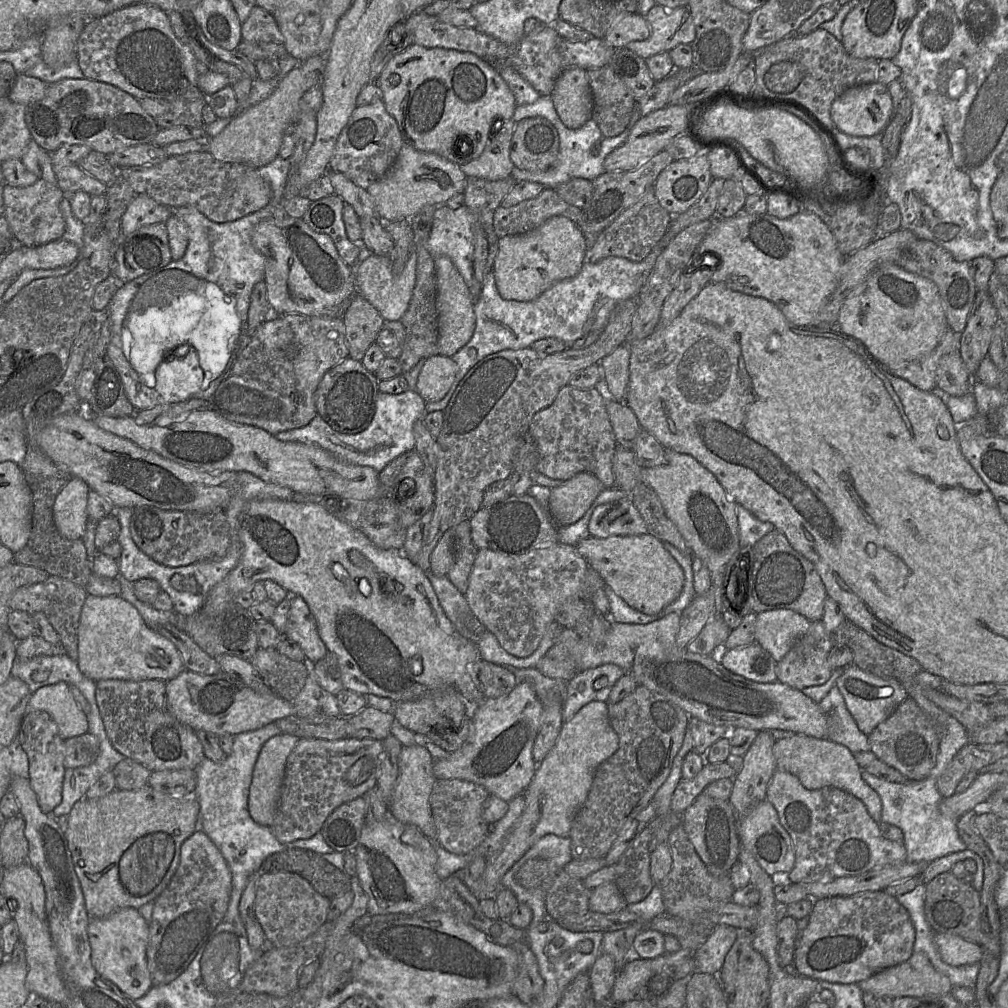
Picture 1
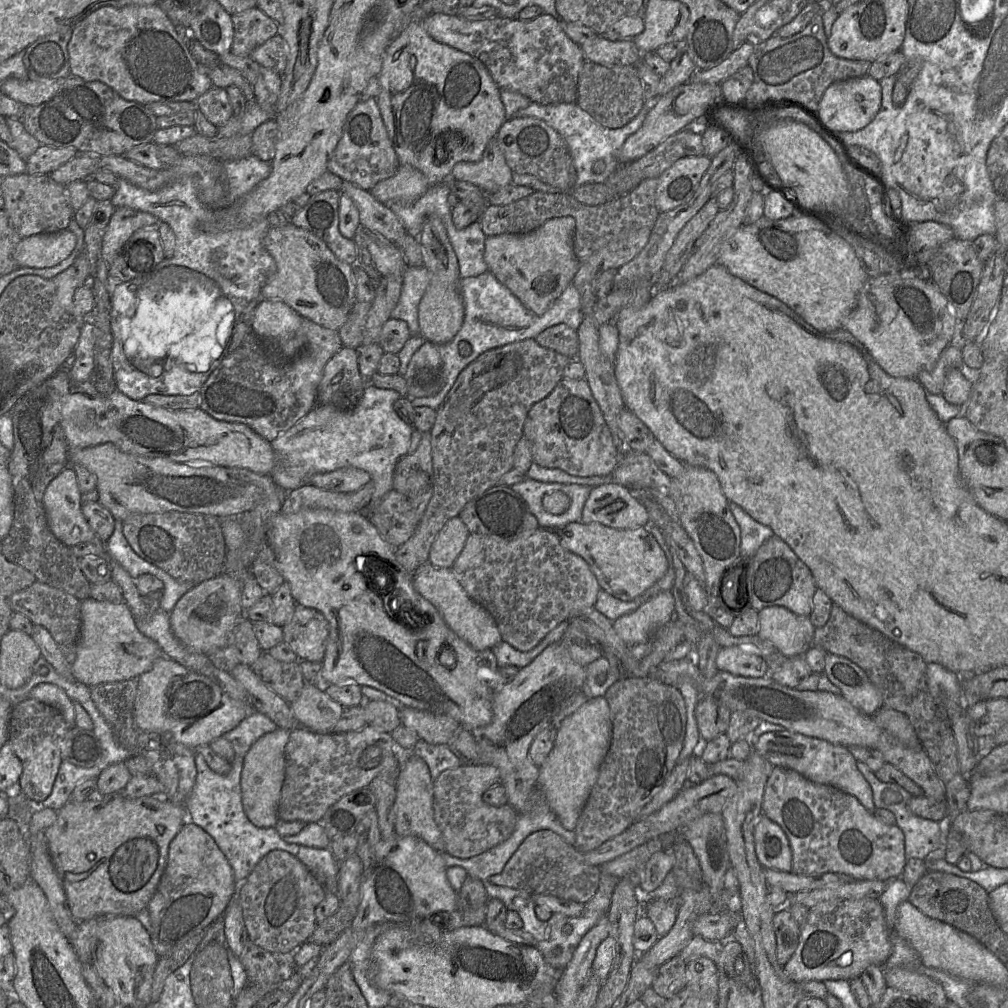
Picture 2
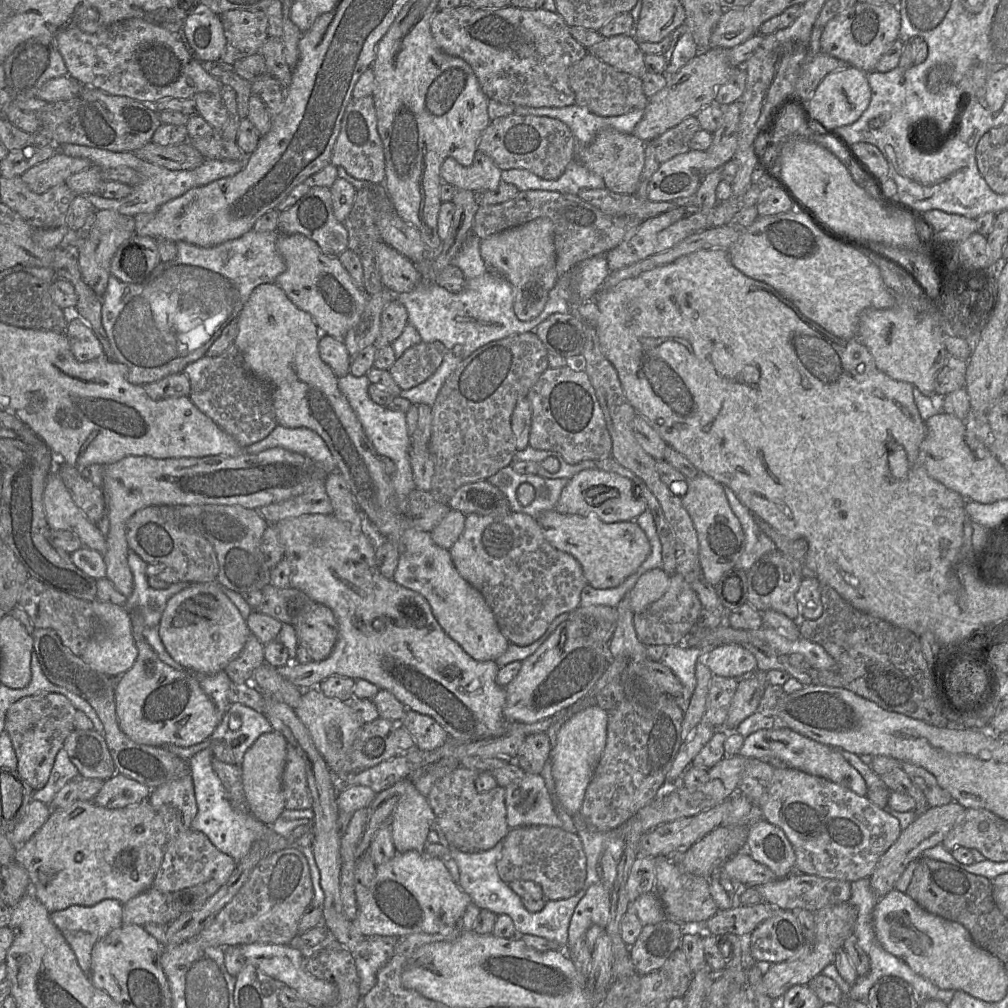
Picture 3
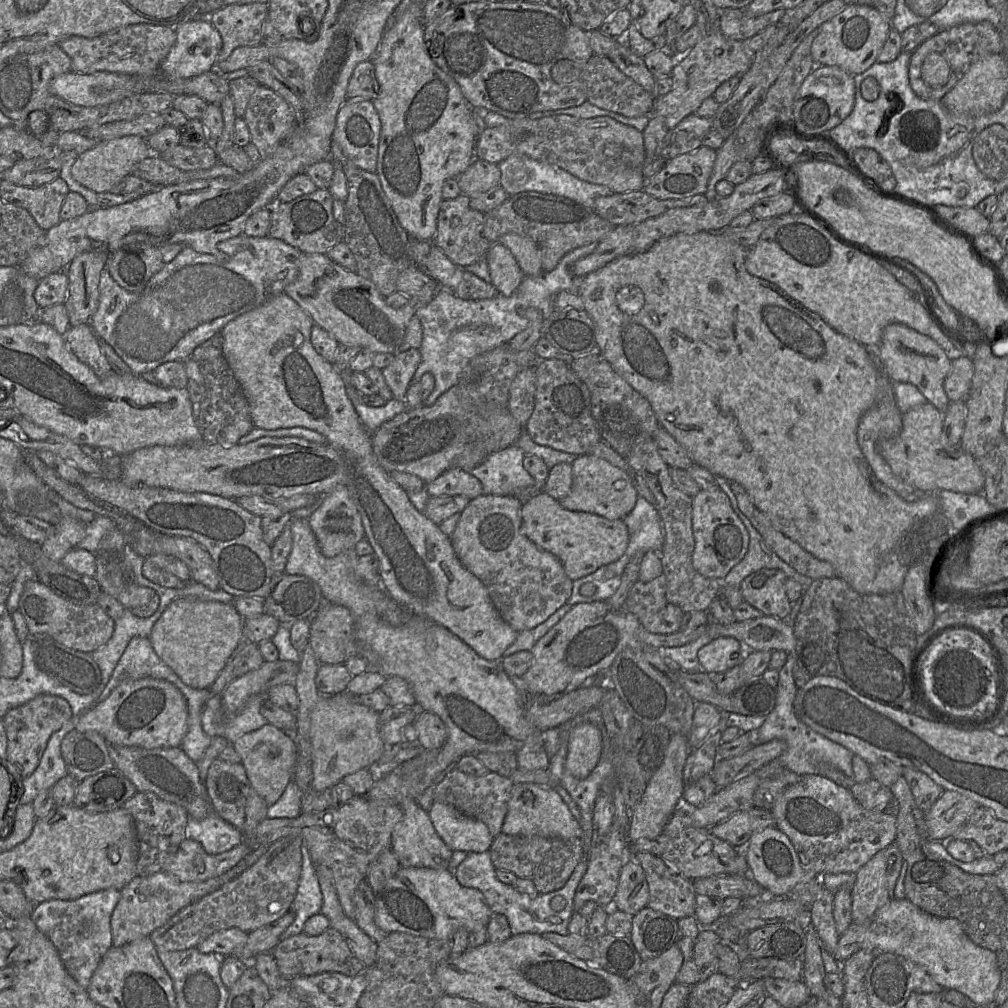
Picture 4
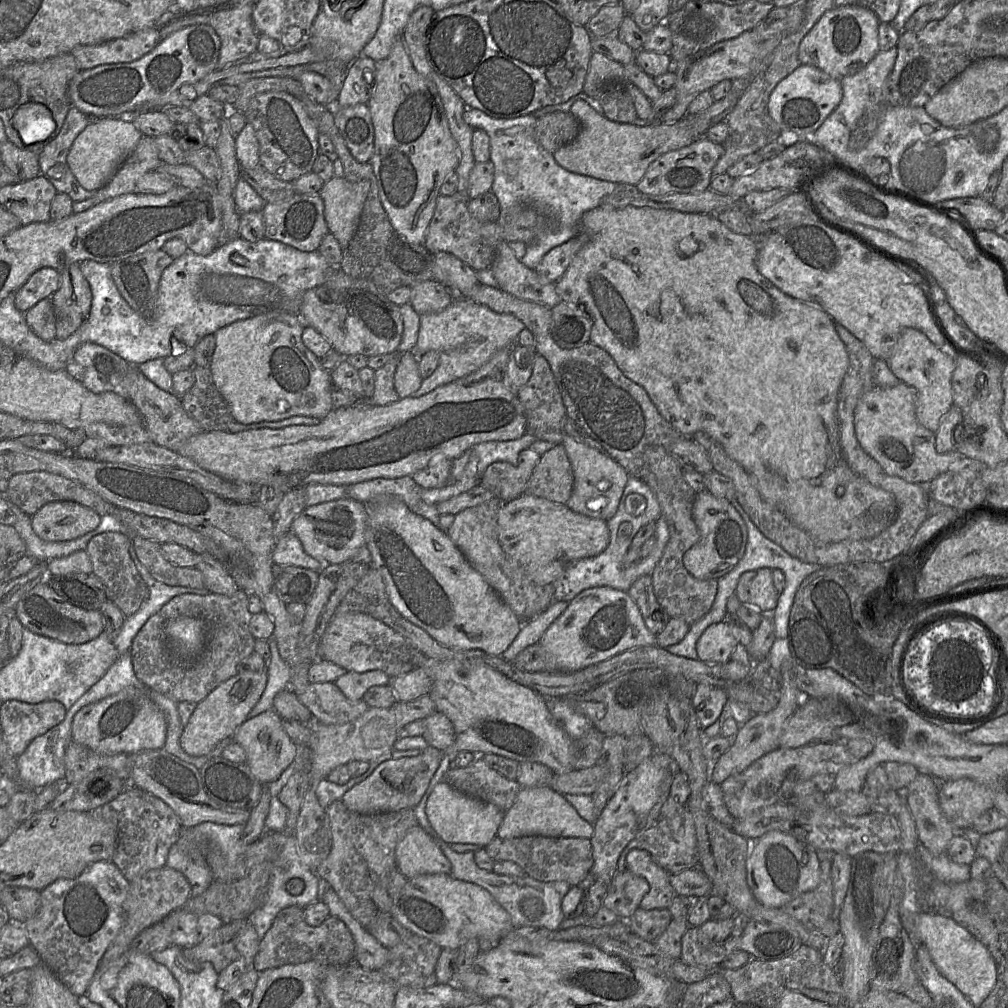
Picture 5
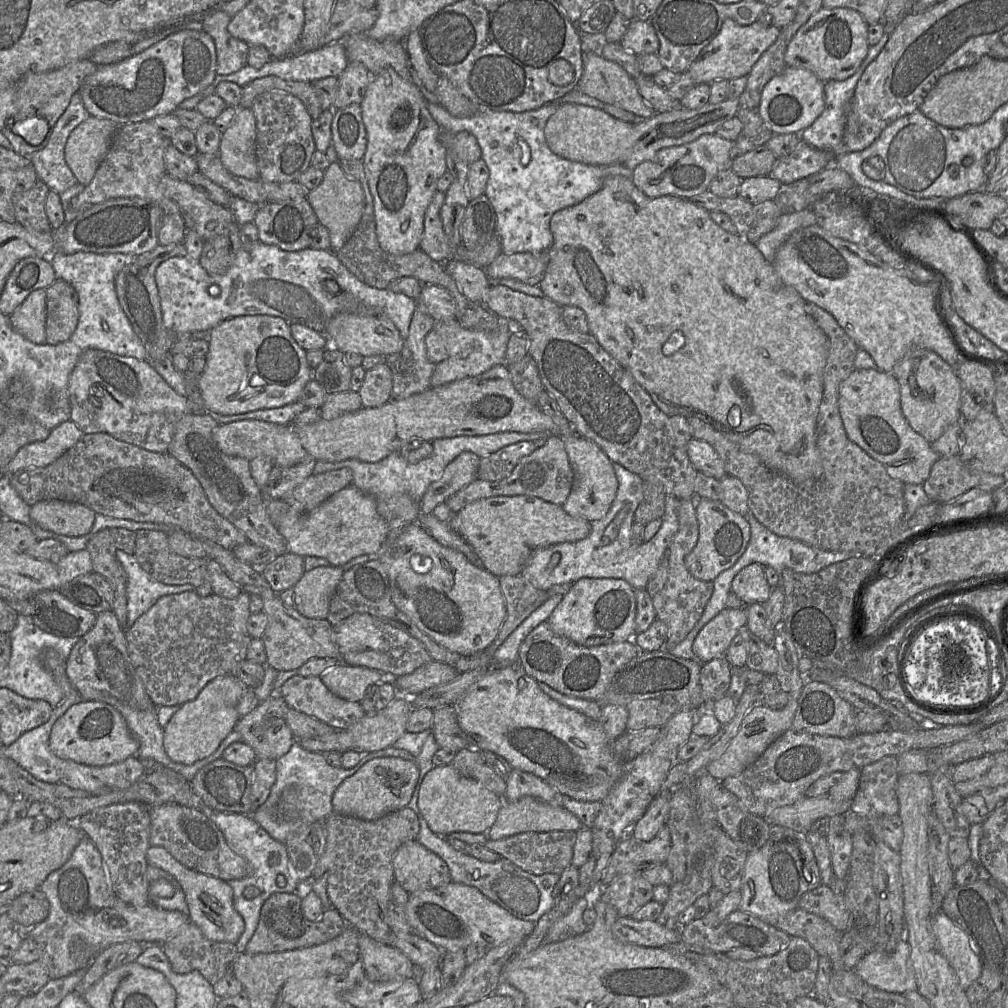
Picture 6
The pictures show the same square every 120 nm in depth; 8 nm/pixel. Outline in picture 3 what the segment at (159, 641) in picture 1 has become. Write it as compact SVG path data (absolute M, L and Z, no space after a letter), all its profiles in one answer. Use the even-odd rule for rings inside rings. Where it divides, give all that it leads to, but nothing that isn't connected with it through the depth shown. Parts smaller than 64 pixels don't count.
M97 599L91 602L92 609L100 621L99 630L92 636L81 658L92 669L110 677L122 676L135 663L138 649L132 633L131 616L124 605L117 605Z

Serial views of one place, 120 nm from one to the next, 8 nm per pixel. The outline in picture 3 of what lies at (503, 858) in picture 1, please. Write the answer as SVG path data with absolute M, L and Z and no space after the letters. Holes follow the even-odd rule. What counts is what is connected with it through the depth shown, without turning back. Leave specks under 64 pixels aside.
M598 705L587 707L569 717L561 726L556 744L551 749L552 776L555 782L556 794L563 808L568 814L574 816L580 812L585 798L586 790L594 776L594 771L600 760L607 740L608 713Z

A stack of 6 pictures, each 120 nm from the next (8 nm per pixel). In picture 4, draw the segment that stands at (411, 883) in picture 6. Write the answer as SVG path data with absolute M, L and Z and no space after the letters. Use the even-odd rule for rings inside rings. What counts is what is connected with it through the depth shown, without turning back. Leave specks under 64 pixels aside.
M405 800L401 805L403 818L395 826L391 837L391 849L401 867L426 867L433 869L449 869L452 856L442 838L436 832L429 813L423 810L416 800Z

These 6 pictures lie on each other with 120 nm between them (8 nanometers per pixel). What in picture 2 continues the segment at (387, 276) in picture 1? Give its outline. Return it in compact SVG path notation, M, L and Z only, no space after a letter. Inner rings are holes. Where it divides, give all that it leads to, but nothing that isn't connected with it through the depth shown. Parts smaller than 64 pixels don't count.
M408 266L404 272L399 300L390 317L400 319L408 324L411 334L420 335L418 311L420 298L430 283L431 275L424 267Z

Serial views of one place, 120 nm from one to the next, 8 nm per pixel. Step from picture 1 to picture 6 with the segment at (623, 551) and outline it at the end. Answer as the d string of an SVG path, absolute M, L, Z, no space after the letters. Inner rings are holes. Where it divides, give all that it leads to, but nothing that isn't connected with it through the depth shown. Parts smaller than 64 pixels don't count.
M528 495L496 496L473 502L454 513L449 527L462 536L481 561L481 566L495 575L519 576L532 552L586 538L591 523L568 515L561 507Z

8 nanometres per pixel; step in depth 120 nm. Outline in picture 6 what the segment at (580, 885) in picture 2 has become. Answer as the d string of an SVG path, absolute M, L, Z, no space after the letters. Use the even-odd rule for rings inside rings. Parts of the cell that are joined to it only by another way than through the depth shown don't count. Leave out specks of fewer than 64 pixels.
M528 832L498 841L487 839L484 846L500 855L501 858L509 860L514 865L533 875L555 874L560 876L572 863L575 842L576 832Z

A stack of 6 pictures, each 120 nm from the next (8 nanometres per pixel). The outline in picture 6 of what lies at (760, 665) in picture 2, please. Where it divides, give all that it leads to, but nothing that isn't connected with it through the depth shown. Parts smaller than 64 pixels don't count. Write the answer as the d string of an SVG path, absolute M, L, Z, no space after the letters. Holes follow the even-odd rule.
M746 605L737 609L725 608L713 617L698 633L692 651L701 664L725 655L731 641L746 626Z

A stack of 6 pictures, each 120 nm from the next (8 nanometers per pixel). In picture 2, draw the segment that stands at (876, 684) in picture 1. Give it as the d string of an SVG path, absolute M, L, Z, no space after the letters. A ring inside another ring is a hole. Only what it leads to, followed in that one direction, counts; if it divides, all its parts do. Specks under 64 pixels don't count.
M826 652L823 673L841 690L842 696L863 714L873 716L883 707L881 693L864 670L849 659Z

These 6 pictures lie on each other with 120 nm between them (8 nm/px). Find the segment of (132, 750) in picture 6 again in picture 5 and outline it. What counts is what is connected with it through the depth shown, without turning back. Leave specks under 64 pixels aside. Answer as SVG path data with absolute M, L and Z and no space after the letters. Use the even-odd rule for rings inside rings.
M134 687L81 708L73 718L71 729L71 741L108 755L162 749L166 737L167 722L163 712L144 691Z

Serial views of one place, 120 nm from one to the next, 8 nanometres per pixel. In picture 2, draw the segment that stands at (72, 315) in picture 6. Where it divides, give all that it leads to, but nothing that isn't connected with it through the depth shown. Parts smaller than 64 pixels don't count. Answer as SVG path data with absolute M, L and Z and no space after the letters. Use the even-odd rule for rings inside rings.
M129 207L116 208L103 236L102 258L111 265L120 249L136 231L149 227L158 228L159 223L157 217L147 212Z

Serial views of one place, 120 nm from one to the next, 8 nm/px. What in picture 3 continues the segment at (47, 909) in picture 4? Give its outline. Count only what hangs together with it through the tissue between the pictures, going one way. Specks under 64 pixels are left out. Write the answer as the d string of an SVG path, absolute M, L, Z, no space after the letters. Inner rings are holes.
M105 899L93 906L72 905L50 913L50 918L72 949L81 970L89 974L91 952L95 943L122 925L122 904L115 899Z

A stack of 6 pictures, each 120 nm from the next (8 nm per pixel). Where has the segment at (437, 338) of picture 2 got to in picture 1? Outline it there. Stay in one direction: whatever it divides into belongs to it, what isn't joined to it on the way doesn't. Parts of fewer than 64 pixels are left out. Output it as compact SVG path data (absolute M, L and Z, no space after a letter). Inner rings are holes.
M439 256L435 258L434 265L437 289L437 345L441 355L451 357L470 341L474 333L476 318L473 300L470 288L466 285L449 257Z

